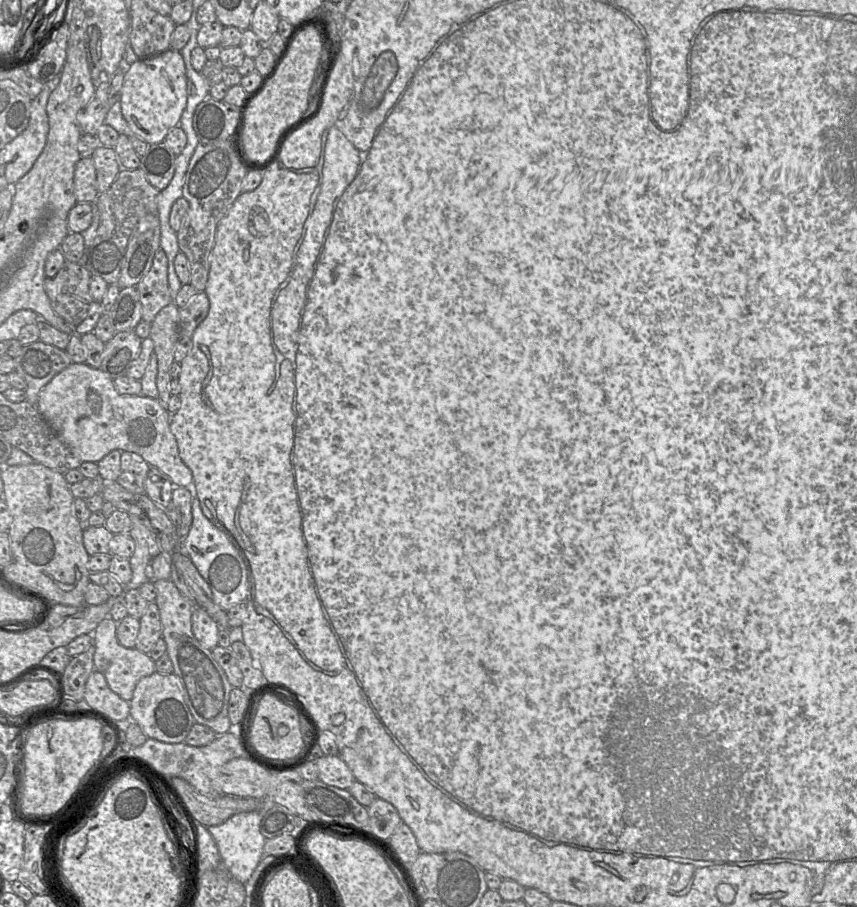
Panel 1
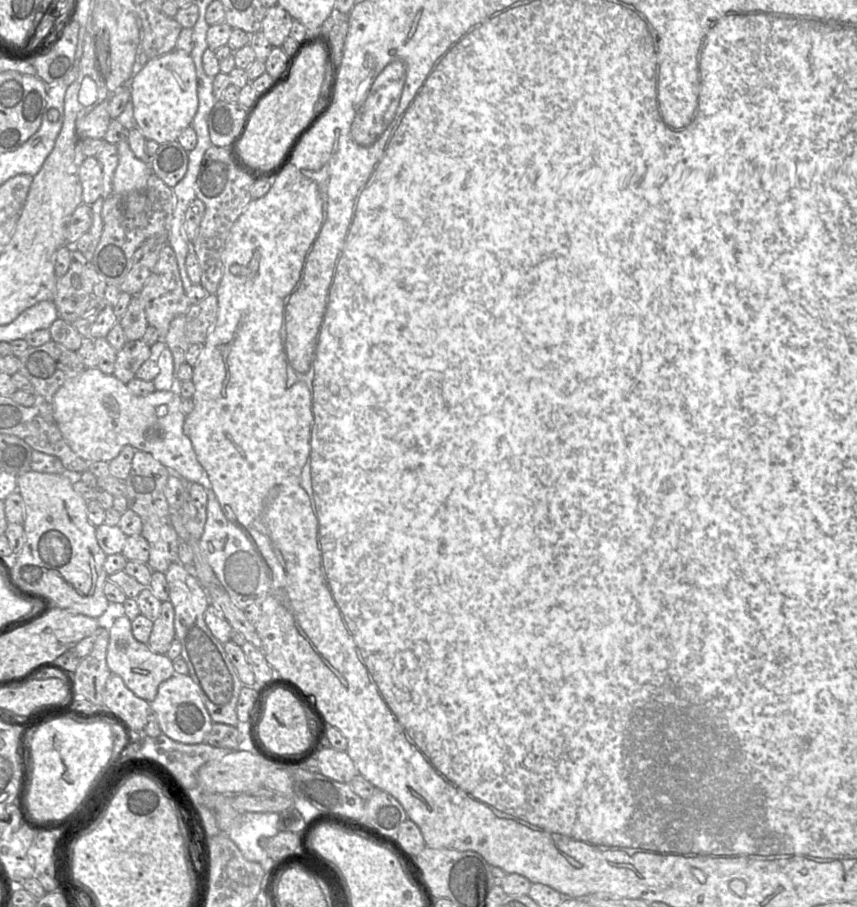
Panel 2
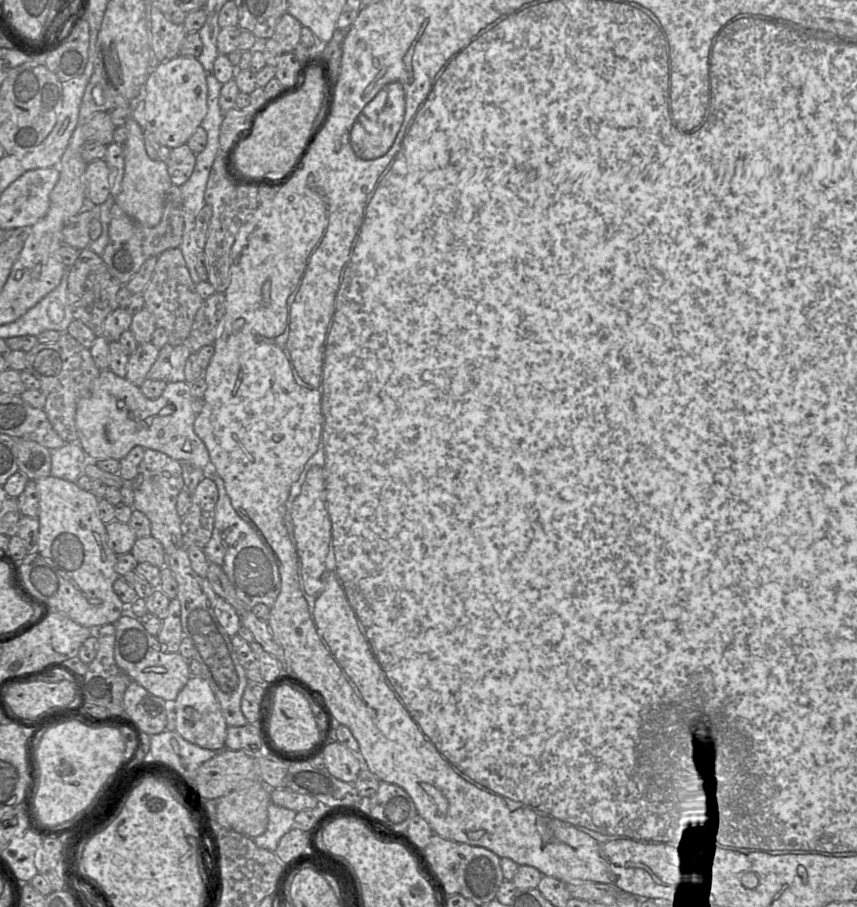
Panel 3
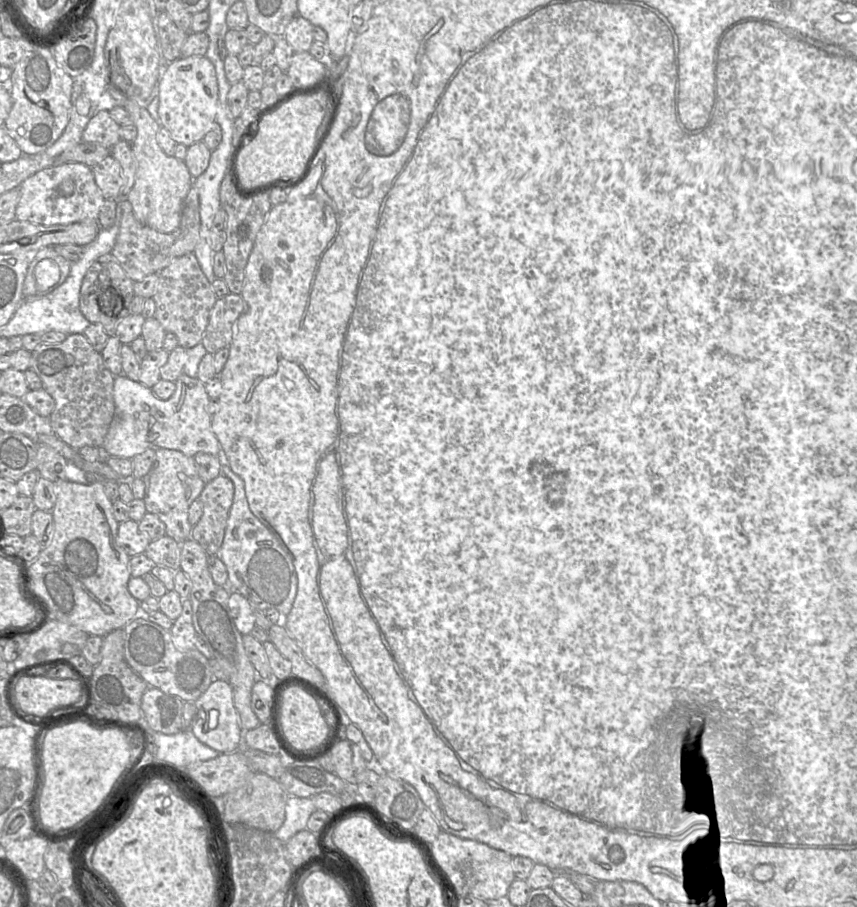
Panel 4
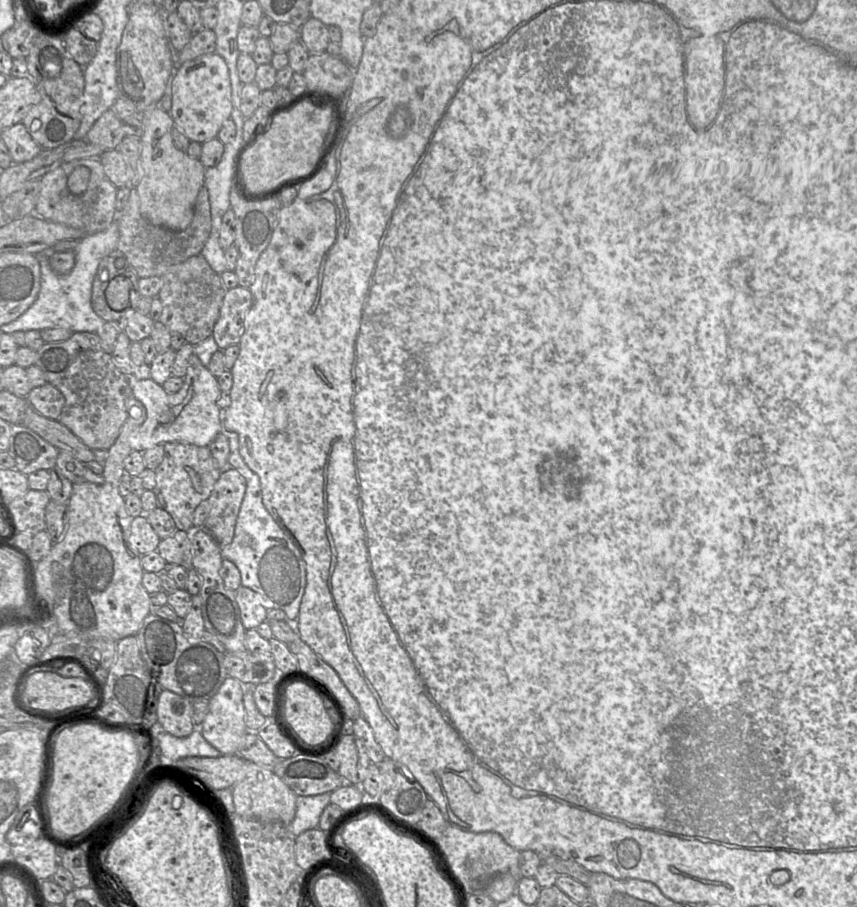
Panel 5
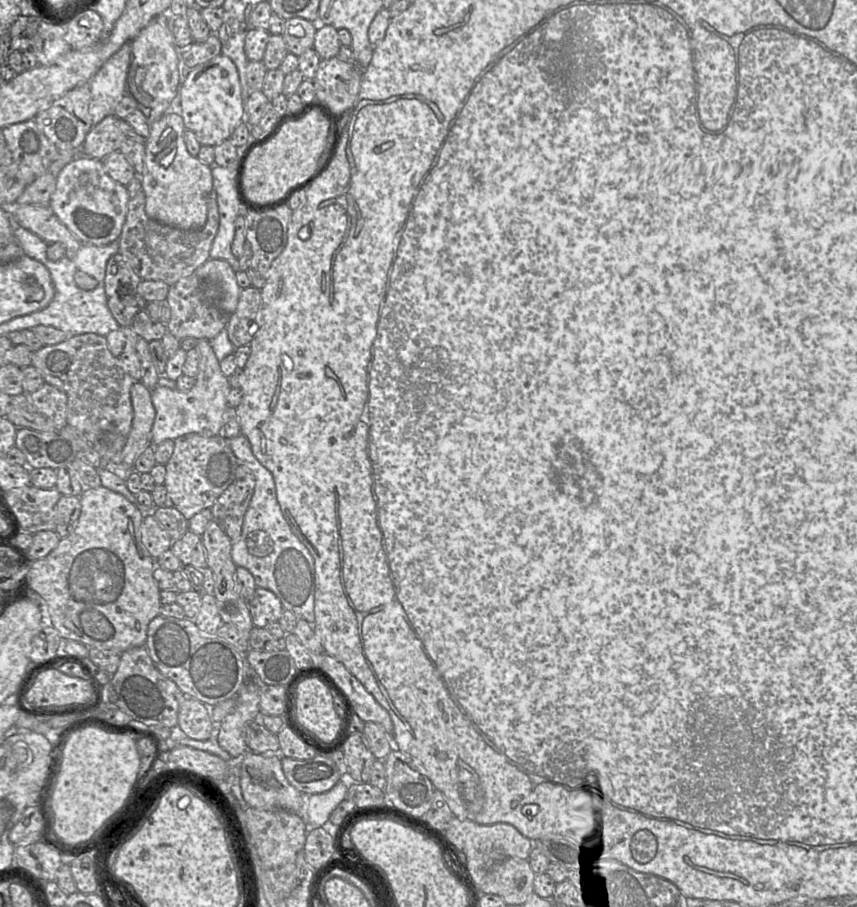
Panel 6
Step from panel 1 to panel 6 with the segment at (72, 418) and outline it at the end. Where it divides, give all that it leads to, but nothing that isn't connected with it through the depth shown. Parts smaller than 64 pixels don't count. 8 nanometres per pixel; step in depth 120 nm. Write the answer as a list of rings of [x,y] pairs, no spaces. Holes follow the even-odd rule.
[[[198,339],[195,348],[199,352],[198,373],[195,385],[189,391],[180,392],[161,385],[151,390],[151,400],[156,411],[151,431],[153,447],[187,434],[195,433],[211,437],[220,433],[231,387],[228,378],[221,371],[220,361],[211,347],[210,340]]]

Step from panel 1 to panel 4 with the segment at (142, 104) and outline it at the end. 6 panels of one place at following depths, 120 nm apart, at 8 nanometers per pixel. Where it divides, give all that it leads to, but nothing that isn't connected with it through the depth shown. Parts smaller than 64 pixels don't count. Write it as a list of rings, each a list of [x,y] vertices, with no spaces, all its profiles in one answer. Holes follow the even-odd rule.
[[[205,56],[180,57],[163,66],[158,81],[158,119],[177,144],[190,146],[202,141],[216,122],[218,82],[215,67]]]

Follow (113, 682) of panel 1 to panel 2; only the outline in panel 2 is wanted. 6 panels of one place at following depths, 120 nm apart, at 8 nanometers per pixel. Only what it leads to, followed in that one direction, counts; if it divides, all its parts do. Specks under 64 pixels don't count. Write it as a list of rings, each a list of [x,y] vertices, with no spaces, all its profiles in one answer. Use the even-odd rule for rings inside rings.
[[[126,616],[116,619],[109,629],[106,662],[112,674],[118,675],[128,689],[149,703],[155,699],[160,684],[176,673],[172,660],[166,655],[152,652],[147,644],[135,639],[131,620]]]

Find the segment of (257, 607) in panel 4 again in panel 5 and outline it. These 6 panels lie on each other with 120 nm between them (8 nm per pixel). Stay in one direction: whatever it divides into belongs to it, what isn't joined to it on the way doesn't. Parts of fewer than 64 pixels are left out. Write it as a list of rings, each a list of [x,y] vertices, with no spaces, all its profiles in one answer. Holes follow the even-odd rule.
[[[226,433],[230,441],[227,465],[245,478],[246,491],[237,516],[233,540],[221,548],[221,555],[223,559],[236,565],[241,574],[241,586],[259,594],[267,610],[282,610],[286,613],[287,620],[296,621],[307,583],[306,564],[301,552],[264,506],[260,479],[241,457],[237,434]]]

